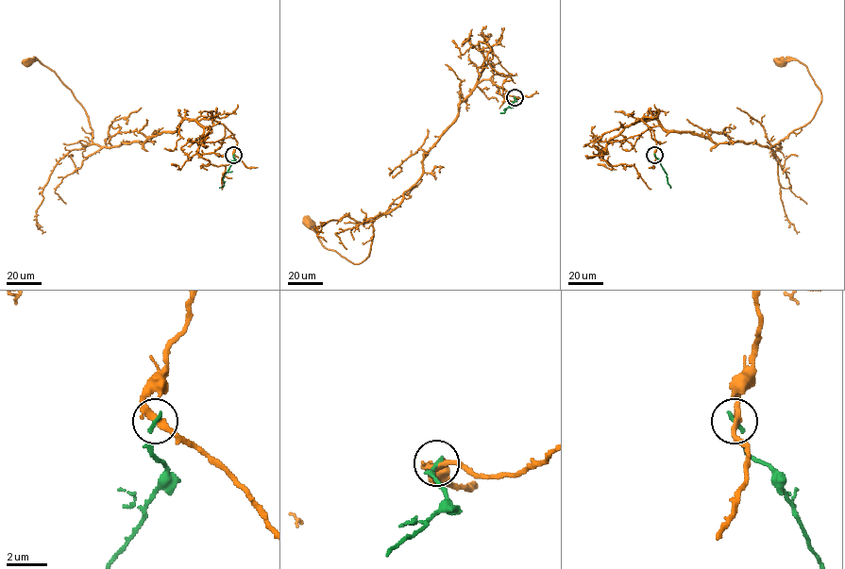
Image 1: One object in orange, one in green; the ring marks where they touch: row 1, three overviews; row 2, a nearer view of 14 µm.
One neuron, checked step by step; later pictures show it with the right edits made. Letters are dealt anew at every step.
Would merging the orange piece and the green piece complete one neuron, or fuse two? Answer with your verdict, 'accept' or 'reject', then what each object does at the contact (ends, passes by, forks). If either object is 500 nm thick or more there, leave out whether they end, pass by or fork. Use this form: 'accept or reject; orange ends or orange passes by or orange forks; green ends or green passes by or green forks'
reject; orange passes by; green ends

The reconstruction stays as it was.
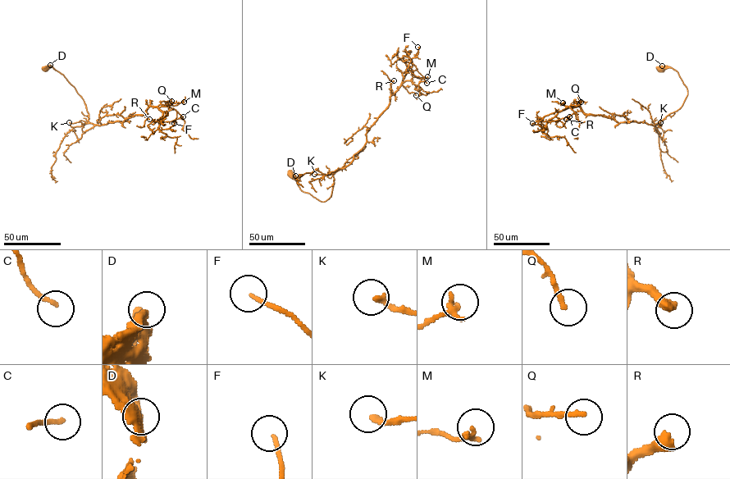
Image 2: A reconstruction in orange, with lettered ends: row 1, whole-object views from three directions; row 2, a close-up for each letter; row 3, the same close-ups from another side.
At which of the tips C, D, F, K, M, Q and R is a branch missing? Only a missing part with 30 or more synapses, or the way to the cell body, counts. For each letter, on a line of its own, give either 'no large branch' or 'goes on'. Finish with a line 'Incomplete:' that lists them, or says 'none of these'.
C: no large branch
D: no large branch
F: no large branch
K: no large branch
M: no large branch
Q: goes on
R: goes on
Incomplete: Q, R

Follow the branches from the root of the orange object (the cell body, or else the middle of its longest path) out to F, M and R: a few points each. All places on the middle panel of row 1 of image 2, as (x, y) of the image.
F: (290, 174), (303, 191), (327, 200), (333, 174), (365, 143), (406, 73), (403, 61), (417, 47)
M: (290, 174), (303, 191), (327, 200), (333, 174), (364, 146), (390, 98), (406, 81), (427, 76)
R: (290, 174), (303, 191), (327, 200), (333, 174), (352, 161), (388, 106), (394, 80)

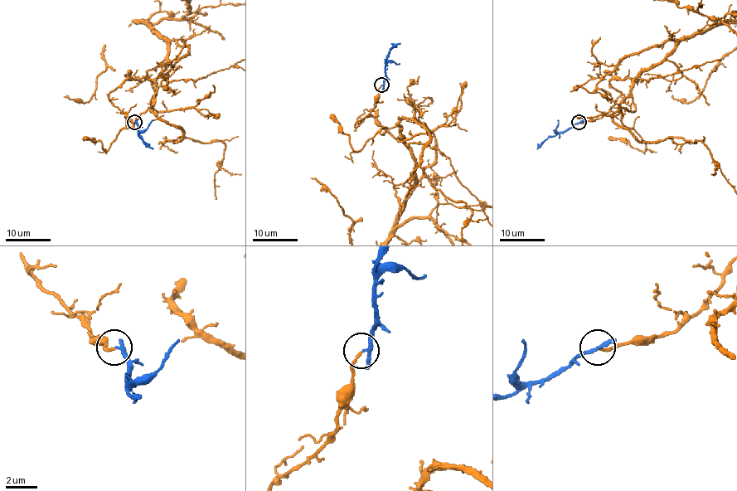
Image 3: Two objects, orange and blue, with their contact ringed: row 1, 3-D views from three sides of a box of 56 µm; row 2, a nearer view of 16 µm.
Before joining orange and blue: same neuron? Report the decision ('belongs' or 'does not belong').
does not belong

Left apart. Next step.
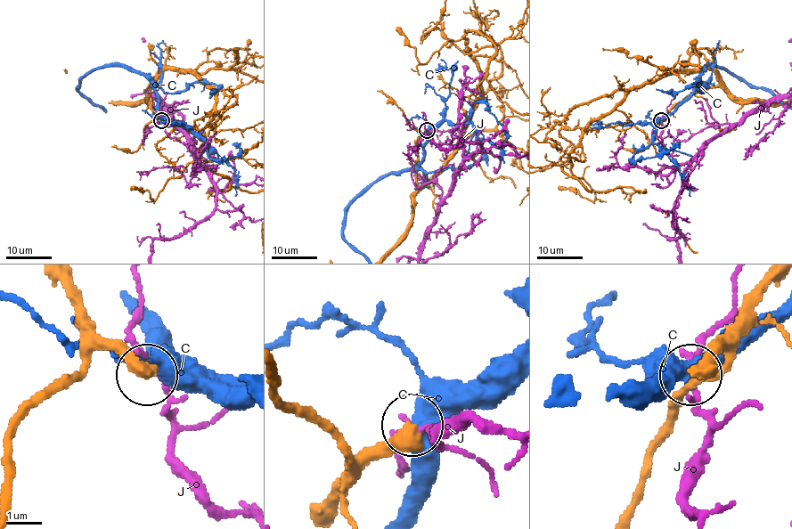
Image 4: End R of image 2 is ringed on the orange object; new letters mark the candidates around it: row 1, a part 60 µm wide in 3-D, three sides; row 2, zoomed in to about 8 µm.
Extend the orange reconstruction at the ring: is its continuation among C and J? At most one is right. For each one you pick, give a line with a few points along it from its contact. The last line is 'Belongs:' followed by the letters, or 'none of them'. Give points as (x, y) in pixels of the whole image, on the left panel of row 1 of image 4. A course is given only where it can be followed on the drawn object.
Belongs: none of them

